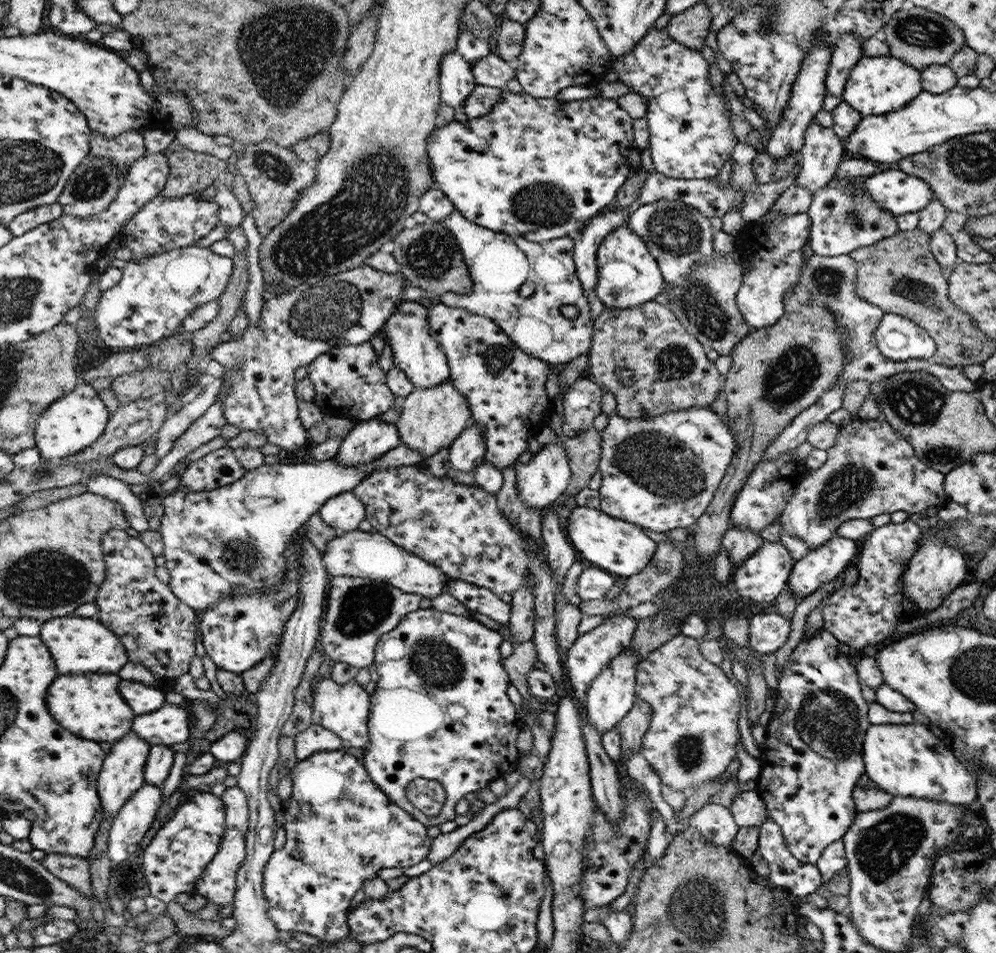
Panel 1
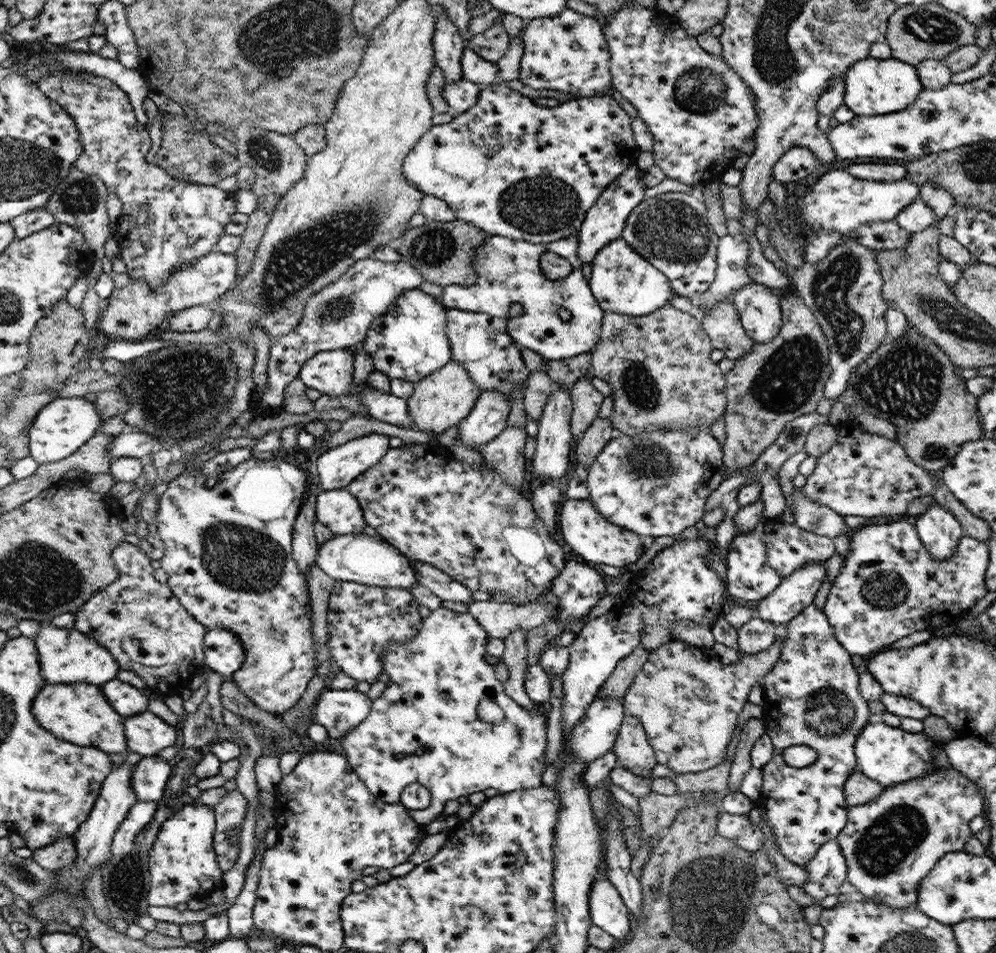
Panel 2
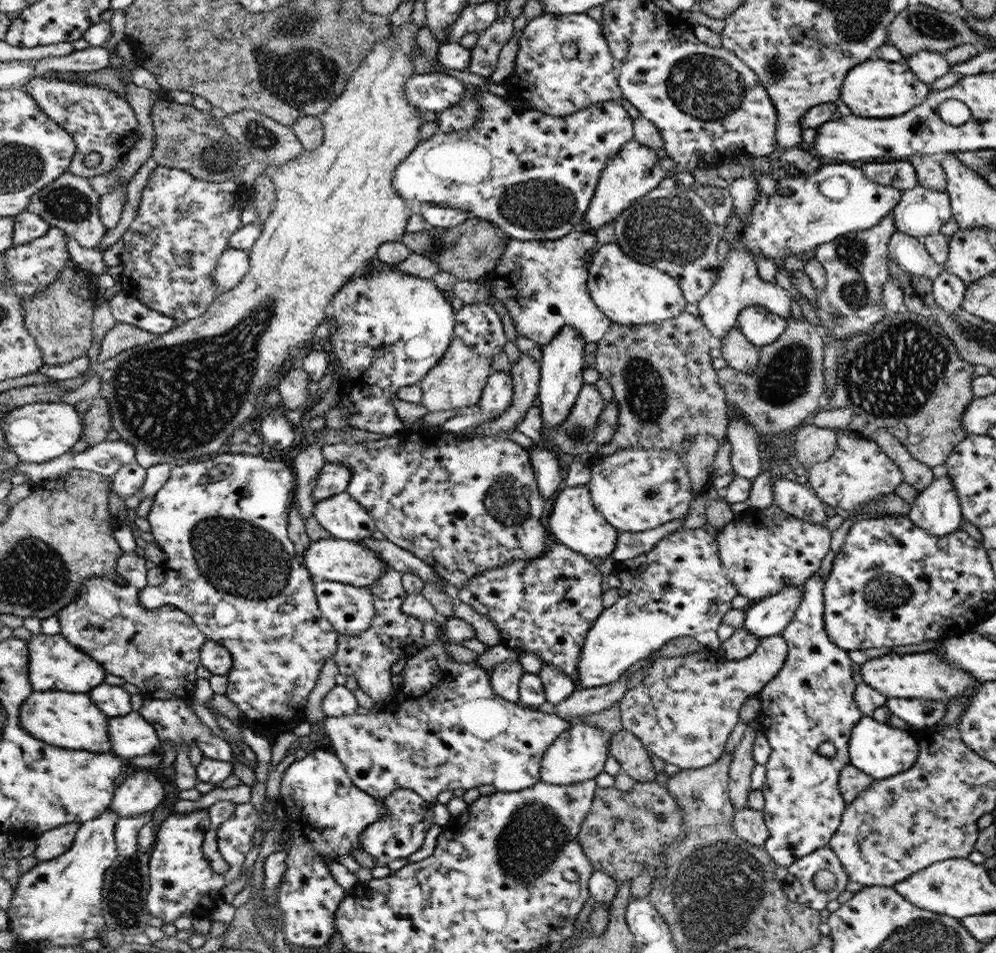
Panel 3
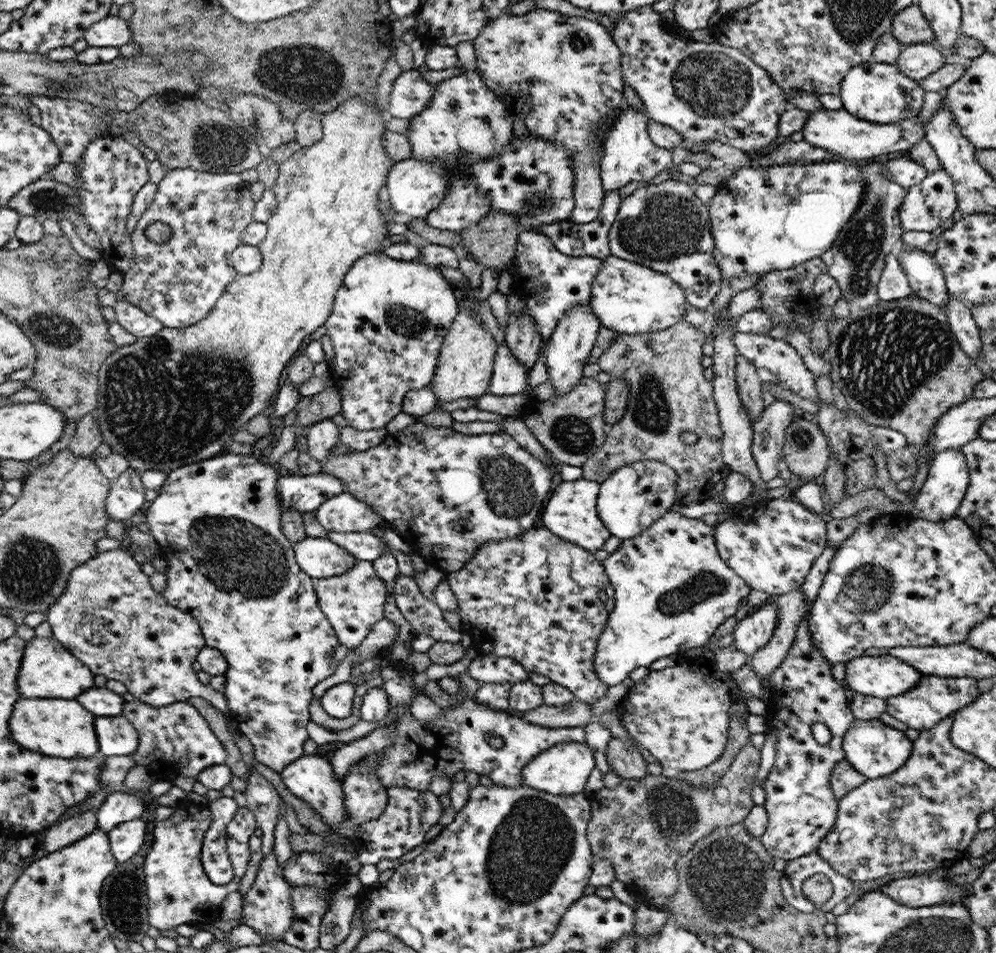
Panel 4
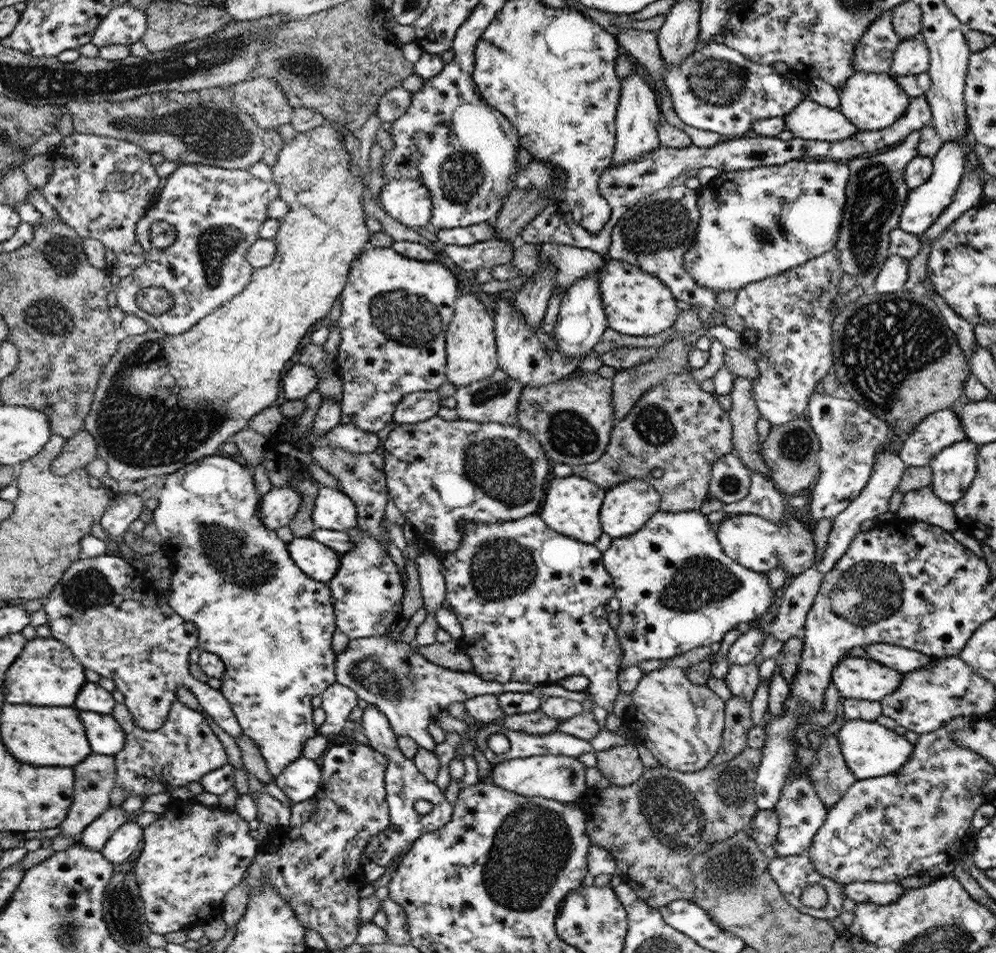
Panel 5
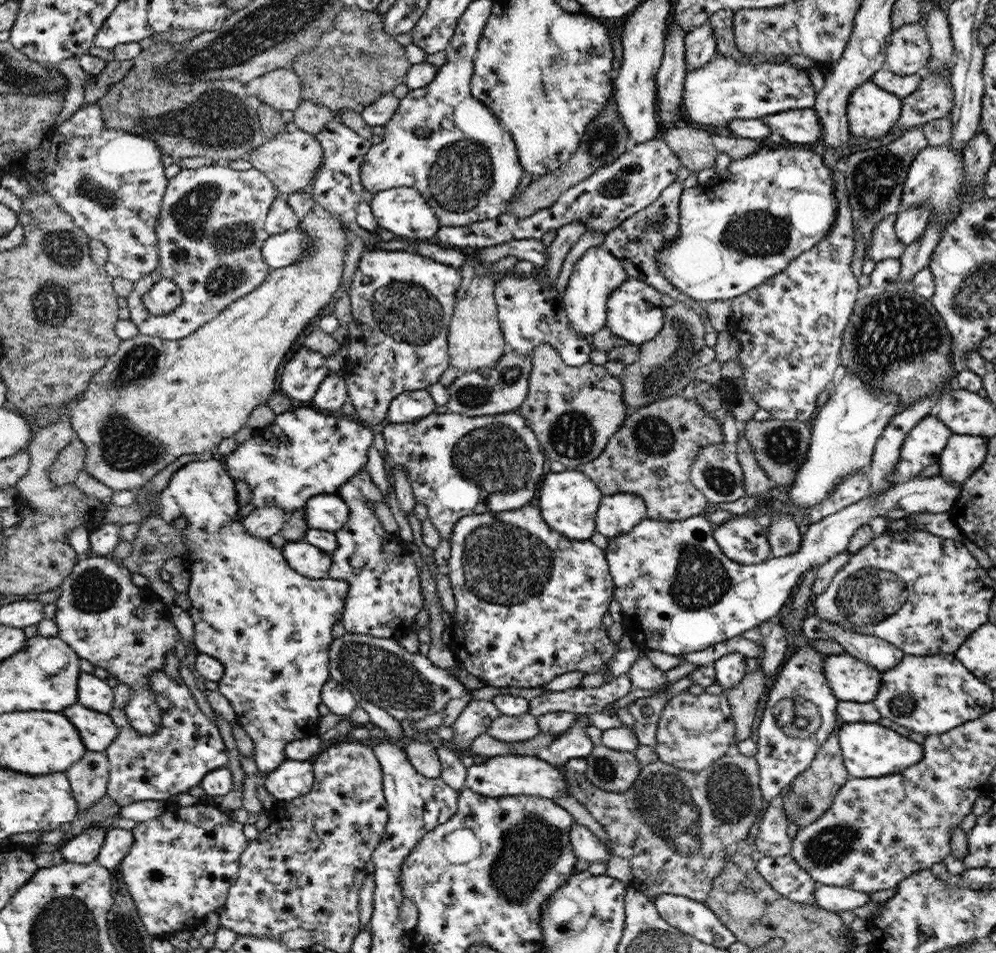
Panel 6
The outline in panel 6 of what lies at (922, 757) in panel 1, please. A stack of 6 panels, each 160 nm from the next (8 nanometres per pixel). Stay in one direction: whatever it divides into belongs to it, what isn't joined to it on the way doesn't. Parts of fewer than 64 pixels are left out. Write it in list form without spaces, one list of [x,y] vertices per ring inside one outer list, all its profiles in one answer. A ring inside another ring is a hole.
[[[873,722],[844,723],[835,735],[843,763],[850,777],[880,778],[896,774],[916,764],[924,754],[923,746],[909,737]]]

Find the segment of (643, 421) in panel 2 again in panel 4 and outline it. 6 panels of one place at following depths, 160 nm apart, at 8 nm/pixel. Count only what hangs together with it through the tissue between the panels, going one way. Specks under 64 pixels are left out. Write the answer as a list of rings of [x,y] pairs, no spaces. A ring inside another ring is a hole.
[[[678,321],[666,330],[646,334],[621,334],[610,345],[610,348],[599,356],[597,363],[602,371],[608,372],[612,379],[628,381],[630,394],[628,407],[621,420],[609,426],[607,441],[600,451],[592,455],[581,467],[584,479],[602,483],[608,475],[634,462],[657,460],[674,468],[679,474],[679,486],[676,502],[690,505],[692,502],[708,502],[710,491],[720,479],[725,468],[722,456],[722,430],[719,413],[713,397],[713,384],[704,377],[705,368],[701,365],[702,344],[710,339],[706,328]],[[684,432],[694,432],[698,436],[696,444],[682,442]]]

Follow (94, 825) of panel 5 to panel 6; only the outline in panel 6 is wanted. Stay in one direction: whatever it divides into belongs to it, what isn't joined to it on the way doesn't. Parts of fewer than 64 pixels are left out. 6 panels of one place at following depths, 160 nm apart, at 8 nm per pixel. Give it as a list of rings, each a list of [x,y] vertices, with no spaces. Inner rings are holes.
[[[90,826],[83,833],[70,839],[60,847],[63,860],[90,864],[97,860],[99,850],[103,846],[108,828]]]

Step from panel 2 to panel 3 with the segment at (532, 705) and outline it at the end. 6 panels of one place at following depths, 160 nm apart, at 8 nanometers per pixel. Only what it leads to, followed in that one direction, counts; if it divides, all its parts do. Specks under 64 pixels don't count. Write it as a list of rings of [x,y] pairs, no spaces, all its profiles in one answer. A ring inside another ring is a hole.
[[[518,658],[505,660],[491,671],[492,691],[508,702],[519,703],[519,684],[523,674],[524,669]]]

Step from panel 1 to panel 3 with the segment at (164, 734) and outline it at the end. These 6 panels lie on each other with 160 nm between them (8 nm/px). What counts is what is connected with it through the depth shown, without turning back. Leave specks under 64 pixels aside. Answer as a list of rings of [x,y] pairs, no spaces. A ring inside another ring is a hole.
[[[132,711],[121,717],[110,718],[110,737],[114,743],[116,756],[128,760],[134,756],[144,756],[160,751],[158,730],[139,712]]]

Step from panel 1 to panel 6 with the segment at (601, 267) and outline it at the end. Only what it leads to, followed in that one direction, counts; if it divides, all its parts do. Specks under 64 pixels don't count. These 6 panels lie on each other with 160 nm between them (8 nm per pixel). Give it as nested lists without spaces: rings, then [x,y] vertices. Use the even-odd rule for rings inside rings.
[[[632,278],[620,285],[607,302],[607,326],[616,336],[635,345],[652,341],[662,330],[666,321],[666,309],[662,293],[643,279]]]

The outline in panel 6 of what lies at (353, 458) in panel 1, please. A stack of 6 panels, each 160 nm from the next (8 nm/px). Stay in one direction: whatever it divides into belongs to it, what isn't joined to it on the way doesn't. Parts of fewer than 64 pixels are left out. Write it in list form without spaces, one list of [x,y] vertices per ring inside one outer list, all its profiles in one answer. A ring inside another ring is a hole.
[[[265,506],[264,508],[255,508],[249,515],[241,521],[246,526],[247,533],[255,535],[256,538],[270,539],[271,536],[278,534],[287,520],[283,507]]]

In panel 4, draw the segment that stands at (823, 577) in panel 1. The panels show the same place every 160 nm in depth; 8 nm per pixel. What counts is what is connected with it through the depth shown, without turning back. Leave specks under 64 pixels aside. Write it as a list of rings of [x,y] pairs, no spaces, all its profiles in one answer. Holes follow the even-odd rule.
[[[773,599],[752,609],[747,617],[738,621],[733,630],[735,648],[744,654],[754,654],[768,644],[778,624],[777,606]]]

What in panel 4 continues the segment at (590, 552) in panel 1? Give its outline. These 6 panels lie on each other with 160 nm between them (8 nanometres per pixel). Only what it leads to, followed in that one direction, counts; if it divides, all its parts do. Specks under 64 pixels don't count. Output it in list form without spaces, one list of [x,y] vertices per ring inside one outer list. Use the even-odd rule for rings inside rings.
[[[580,479],[574,482],[559,481],[551,500],[544,509],[542,526],[547,527],[566,542],[575,543],[584,550],[599,551],[603,549],[606,540],[611,538],[603,519],[599,517],[598,498],[600,483],[590,479]]]

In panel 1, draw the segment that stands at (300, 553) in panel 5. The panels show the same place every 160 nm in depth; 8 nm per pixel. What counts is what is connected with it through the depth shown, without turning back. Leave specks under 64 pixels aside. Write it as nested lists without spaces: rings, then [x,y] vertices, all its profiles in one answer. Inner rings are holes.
[[[359,529],[338,533],[337,538],[330,540],[323,553],[321,562],[331,578],[338,576],[354,576],[371,578],[390,583],[408,594],[421,594],[432,598],[447,593],[449,578],[440,567],[420,558],[417,554],[404,550],[399,544],[383,536],[377,531],[360,531]]]

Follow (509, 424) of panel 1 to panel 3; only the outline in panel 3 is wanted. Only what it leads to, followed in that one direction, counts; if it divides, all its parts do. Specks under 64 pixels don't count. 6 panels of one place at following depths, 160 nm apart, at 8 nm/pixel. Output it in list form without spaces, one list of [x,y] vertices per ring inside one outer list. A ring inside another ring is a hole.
[[[485,302],[463,304],[456,311],[456,324],[453,329],[455,336],[461,338],[465,345],[492,360],[492,356],[496,356],[506,344],[500,316]]]

